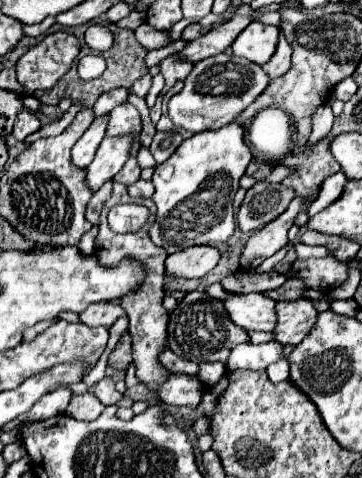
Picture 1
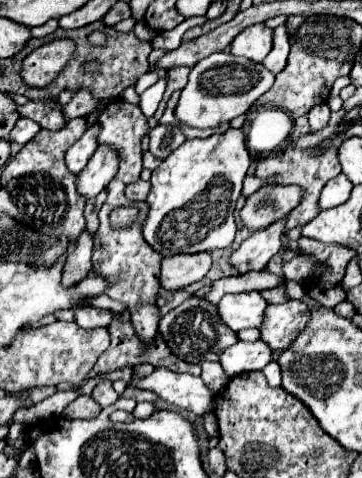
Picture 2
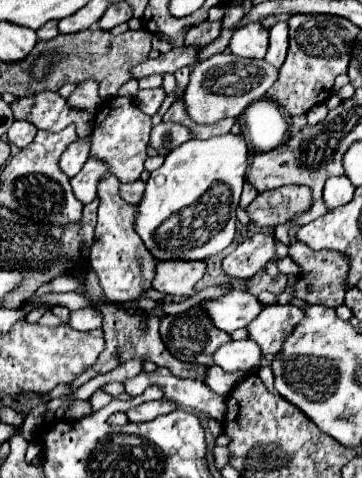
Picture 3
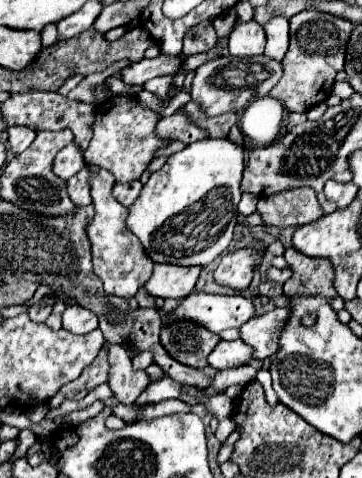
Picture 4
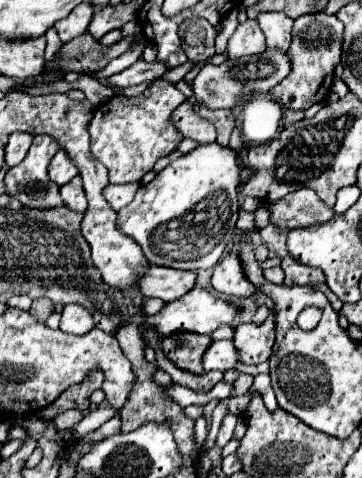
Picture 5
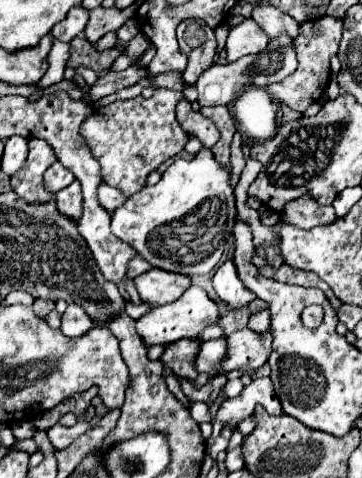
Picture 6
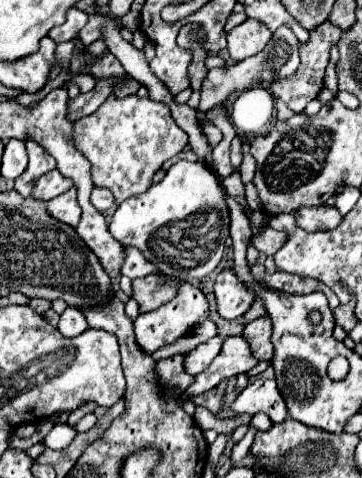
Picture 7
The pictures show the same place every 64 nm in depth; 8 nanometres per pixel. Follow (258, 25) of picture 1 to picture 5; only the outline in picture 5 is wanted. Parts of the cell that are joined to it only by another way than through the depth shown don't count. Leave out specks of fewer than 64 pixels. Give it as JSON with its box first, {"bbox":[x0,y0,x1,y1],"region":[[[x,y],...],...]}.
{"bbox":[228,20,266,58],"region":[[[246,20],[244,24],[238,24],[236,32],[228,40],[228,56],[240,58],[246,54],[262,54],[266,50],[264,34],[256,20]]]}

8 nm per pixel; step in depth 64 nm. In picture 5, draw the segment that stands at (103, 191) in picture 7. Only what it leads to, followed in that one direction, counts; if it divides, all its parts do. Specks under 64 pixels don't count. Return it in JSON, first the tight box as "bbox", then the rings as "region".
{"bbox":[104,182,140,210],"region":[[[136,182],[134,184],[118,184],[118,186],[110,184],[110,186],[106,186],[104,196],[112,204],[112,208],[120,210],[120,208],[130,204],[130,200],[138,192],[138,188],[140,188],[140,184],[136,184]]]}

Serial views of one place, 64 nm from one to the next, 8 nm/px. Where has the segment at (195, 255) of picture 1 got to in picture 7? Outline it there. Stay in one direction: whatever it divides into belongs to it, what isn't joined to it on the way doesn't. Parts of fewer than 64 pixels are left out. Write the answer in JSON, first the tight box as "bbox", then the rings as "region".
{"bbox":[132,274,180,312],"region":[[[158,274],[132,280],[134,300],[140,304],[140,312],[156,310],[160,304],[166,304],[168,300],[172,300],[172,296],[176,296],[176,284],[180,282],[172,278],[166,278],[166,282],[160,284]]]}

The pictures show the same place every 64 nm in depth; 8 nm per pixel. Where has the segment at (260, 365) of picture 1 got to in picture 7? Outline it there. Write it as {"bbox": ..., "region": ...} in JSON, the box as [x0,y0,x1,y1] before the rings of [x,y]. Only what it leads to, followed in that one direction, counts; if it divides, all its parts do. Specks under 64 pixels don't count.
{"bbox":[186,336,222,376],"region":[[[216,336],[204,344],[200,344],[198,348],[194,348],[192,352],[188,352],[186,356],[186,372],[190,372],[192,376],[200,374],[204,368],[208,368],[208,364],[212,364],[214,356],[220,354],[220,348],[222,348],[222,338]]]}

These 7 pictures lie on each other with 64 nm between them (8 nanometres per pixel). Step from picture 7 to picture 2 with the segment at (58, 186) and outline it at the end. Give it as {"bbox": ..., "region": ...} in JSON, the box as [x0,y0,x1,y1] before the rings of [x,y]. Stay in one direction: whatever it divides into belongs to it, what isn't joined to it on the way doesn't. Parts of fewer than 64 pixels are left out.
{"bbox":[66,124,100,174],"region":[[[92,124],[84,132],[84,136],[74,146],[70,146],[70,150],[66,152],[66,166],[68,166],[70,172],[78,174],[80,170],[84,170],[84,166],[92,158],[92,152],[98,146],[98,142],[96,142],[98,134],[100,134],[100,124]]]}

